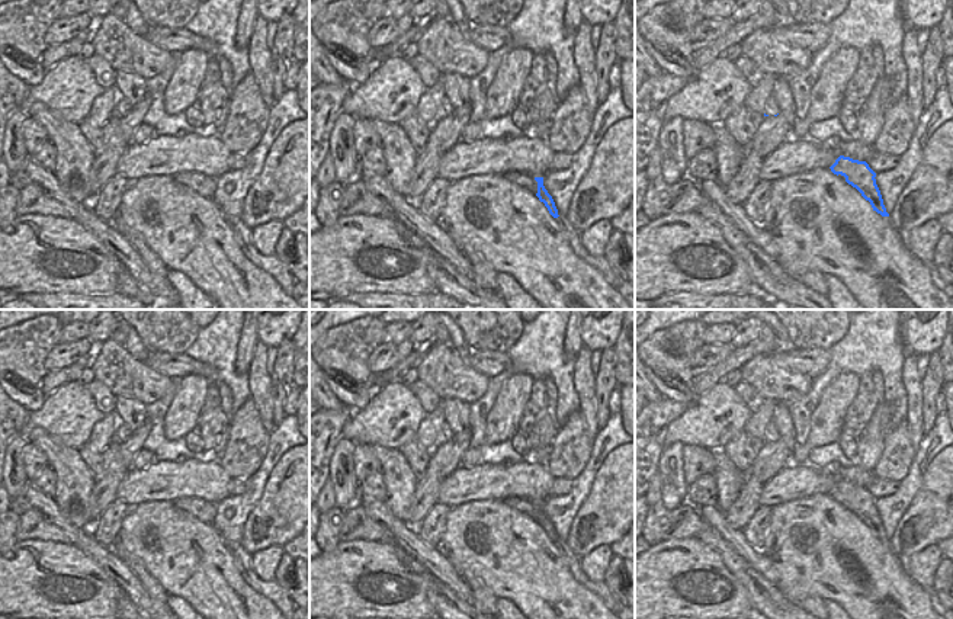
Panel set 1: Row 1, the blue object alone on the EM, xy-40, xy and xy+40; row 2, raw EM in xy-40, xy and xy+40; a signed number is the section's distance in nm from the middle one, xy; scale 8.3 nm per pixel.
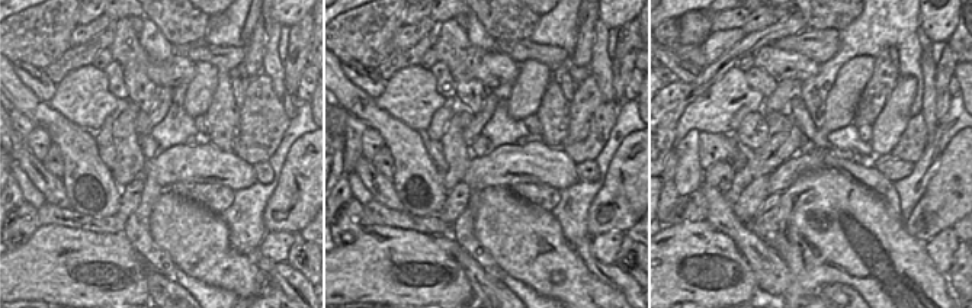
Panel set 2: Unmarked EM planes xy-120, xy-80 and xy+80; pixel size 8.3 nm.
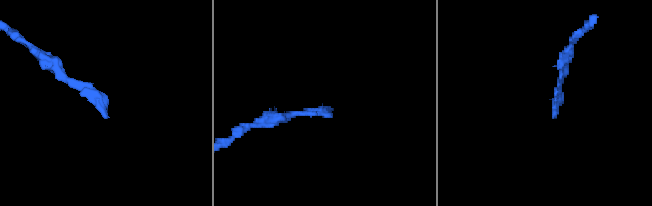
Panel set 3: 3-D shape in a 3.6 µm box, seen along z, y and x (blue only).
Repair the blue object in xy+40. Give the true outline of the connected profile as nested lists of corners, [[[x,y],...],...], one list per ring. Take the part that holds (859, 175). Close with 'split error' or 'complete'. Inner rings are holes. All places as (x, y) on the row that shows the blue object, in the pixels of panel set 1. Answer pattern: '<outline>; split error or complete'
[[[840,155],[830,169],[834,174],[844,176],[845,182],[856,187],[861,196],[870,202],[873,211],[882,217],[889,217],[883,205],[880,190],[876,185],[876,173],[869,167],[866,161]]]; complete

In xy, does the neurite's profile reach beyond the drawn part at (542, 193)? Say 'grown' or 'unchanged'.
grown

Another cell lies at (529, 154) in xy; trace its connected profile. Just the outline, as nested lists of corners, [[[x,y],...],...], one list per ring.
[[[523,132],[517,138],[481,137],[472,142],[459,141],[442,155],[439,177],[453,182],[471,174],[507,174],[510,171],[545,177],[553,154],[546,139],[532,132]]]

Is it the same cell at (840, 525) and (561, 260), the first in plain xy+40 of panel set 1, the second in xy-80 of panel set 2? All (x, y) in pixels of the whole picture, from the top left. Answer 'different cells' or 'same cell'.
same cell

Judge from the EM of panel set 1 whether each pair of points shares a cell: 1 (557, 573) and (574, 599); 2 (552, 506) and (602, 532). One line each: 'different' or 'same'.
1: same
2: different

